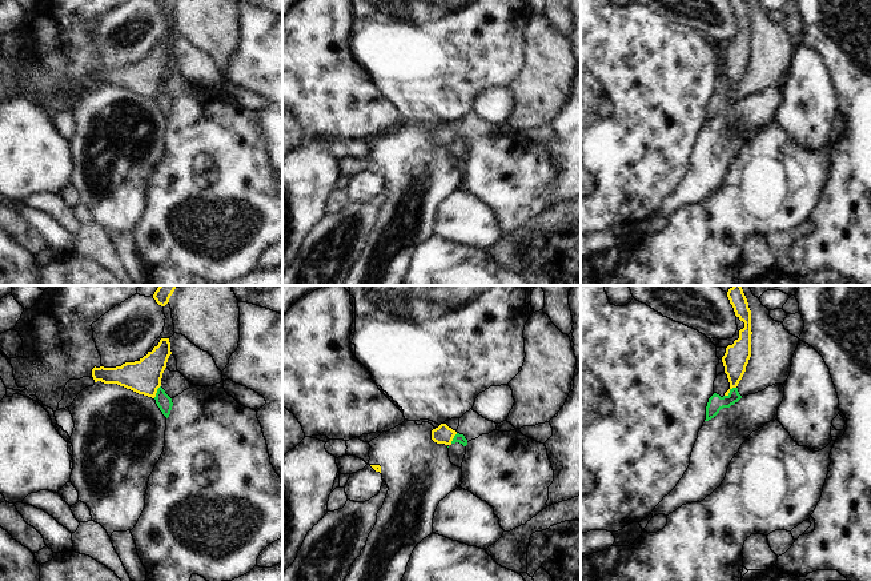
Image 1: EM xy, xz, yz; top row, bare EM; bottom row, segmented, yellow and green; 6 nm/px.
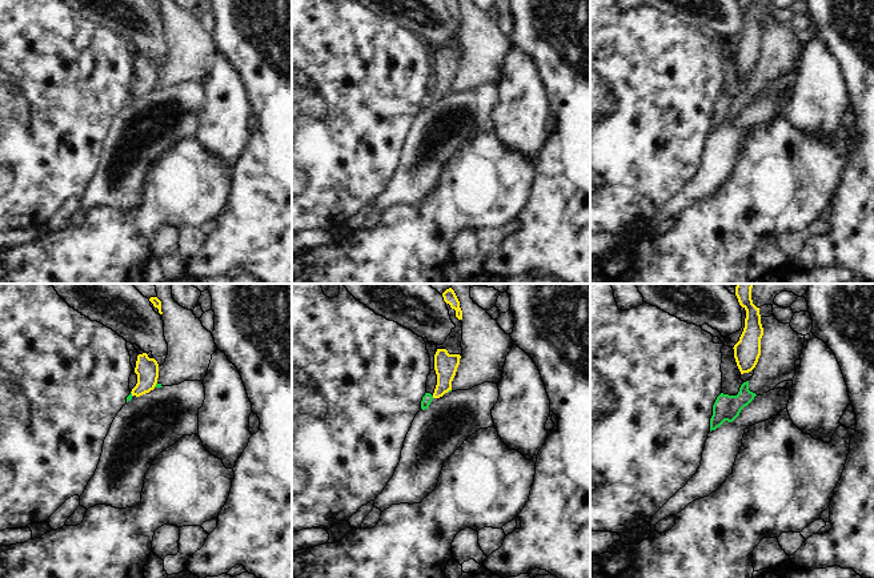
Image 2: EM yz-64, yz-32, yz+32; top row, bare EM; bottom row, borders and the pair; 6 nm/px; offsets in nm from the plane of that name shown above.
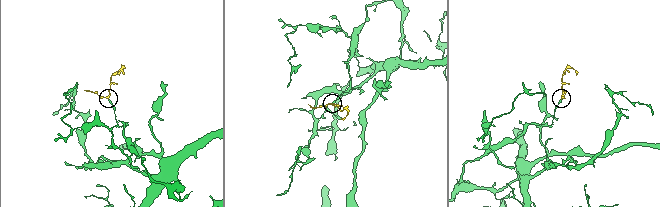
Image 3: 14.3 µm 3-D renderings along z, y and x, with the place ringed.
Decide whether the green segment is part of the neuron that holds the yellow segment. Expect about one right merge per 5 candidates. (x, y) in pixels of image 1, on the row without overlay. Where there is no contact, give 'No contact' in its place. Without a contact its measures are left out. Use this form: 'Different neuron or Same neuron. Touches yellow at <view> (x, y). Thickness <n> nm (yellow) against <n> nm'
Different neuron. Touches yellow at yz (729, 92). Thickness 150 nm (yellow) against 100 nm

